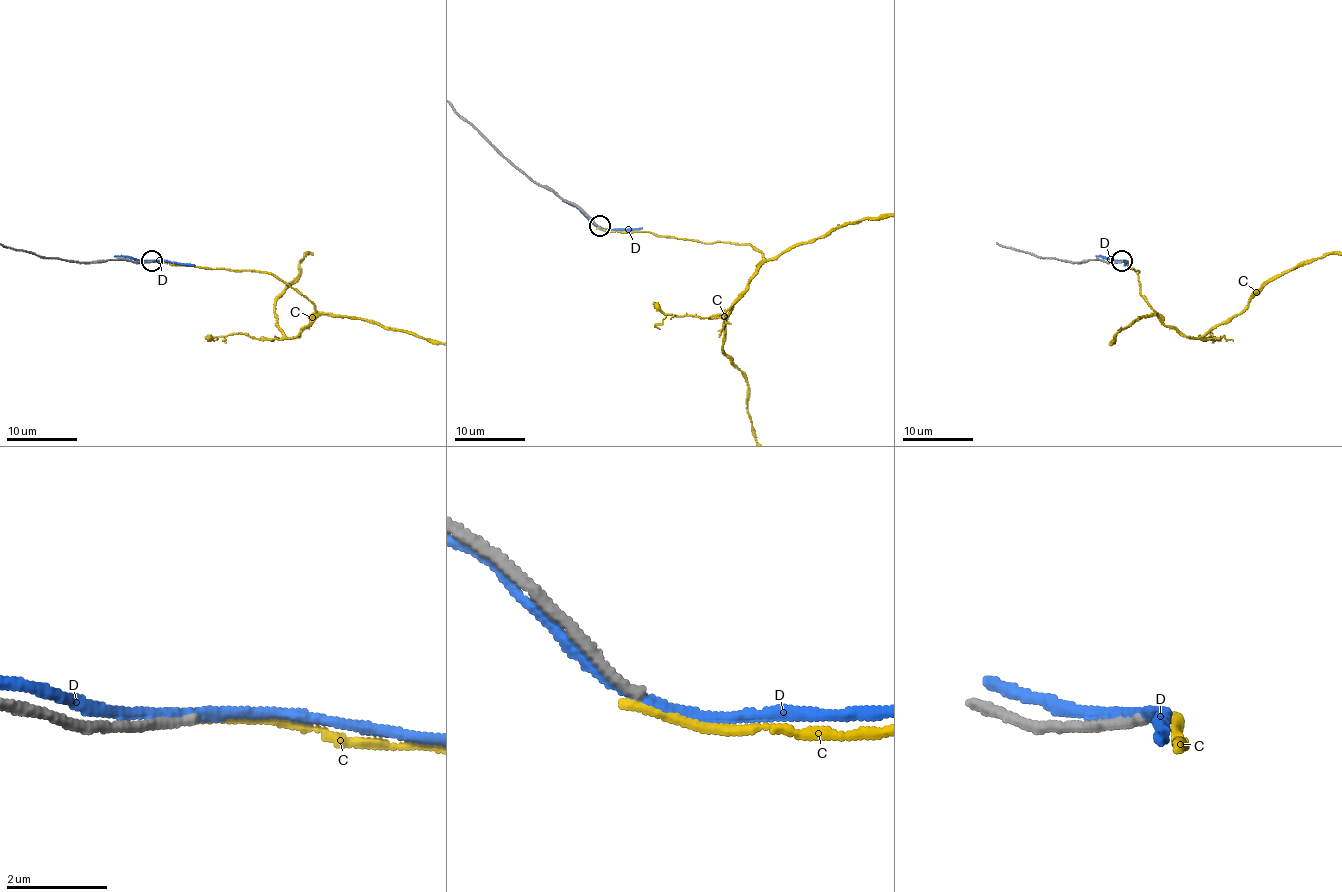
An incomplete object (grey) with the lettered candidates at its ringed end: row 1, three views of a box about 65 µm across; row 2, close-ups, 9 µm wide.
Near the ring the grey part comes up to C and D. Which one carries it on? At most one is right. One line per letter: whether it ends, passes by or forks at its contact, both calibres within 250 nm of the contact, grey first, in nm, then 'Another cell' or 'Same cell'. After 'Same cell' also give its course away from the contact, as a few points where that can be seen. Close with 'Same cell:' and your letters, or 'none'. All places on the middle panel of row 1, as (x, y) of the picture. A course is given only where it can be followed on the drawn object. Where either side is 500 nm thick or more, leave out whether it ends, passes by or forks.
C: It ends there. Thickness 200 nm (grey) against 200 nm. Another cell
D: It passes by. Thickness 280 nm (grey) against 200 nm. Another cell
Same cell: none

